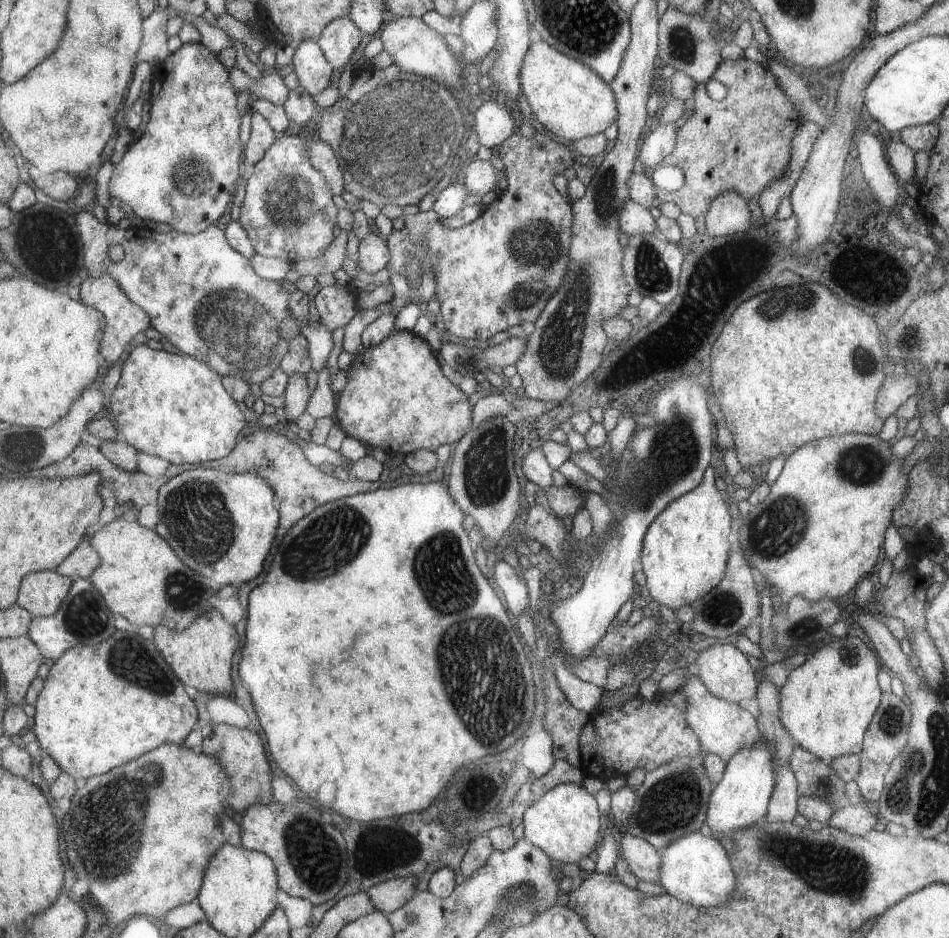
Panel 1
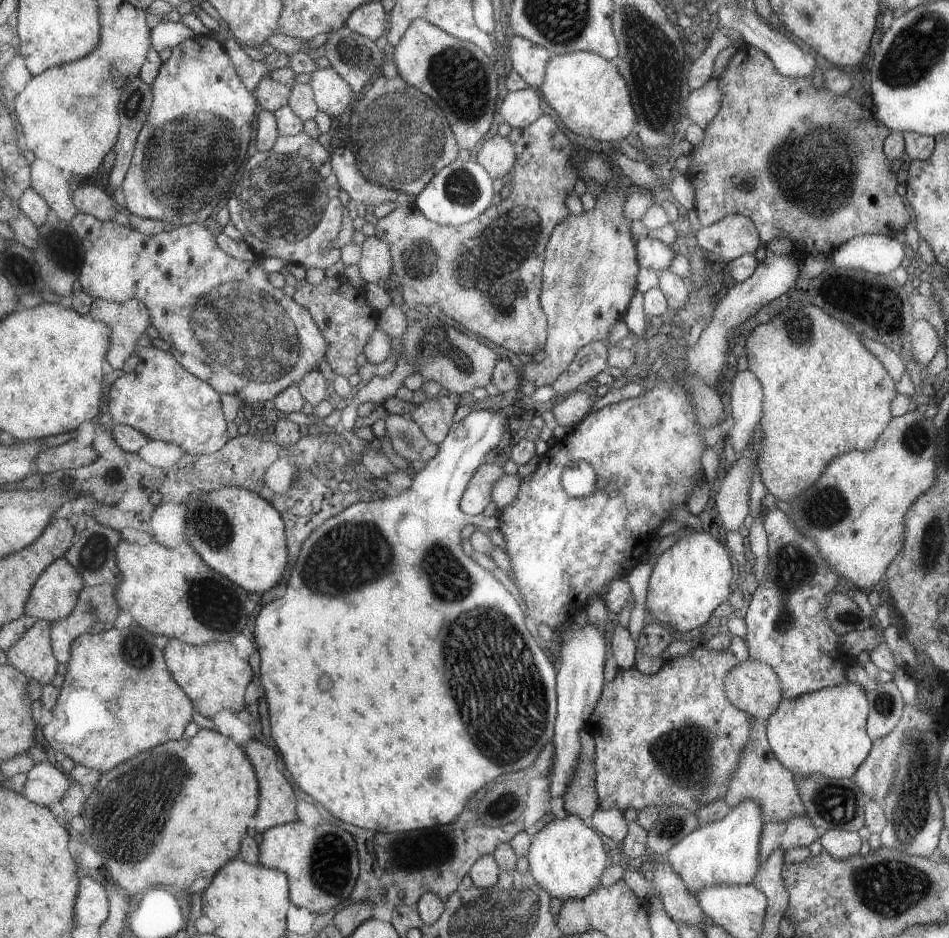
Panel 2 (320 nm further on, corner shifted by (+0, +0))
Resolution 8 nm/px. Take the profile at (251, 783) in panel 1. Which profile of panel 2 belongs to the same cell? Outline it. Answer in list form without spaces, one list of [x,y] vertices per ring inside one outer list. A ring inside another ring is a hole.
[[[251,739],[248,743],[242,745],[241,748],[251,764],[253,764],[256,776],[259,778],[259,794],[261,796],[259,796],[258,810],[254,817],[255,830],[262,834],[277,825],[293,823],[293,820],[297,818],[295,816],[295,792],[289,786],[289,782],[285,780],[285,776],[281,774],[281,770],[277,770],[277,756],[275,756],[275,752],[271,750],[271,747],[263,746],[262,740]]]

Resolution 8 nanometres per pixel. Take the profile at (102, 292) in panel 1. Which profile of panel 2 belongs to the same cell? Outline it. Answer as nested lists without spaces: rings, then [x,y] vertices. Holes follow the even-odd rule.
[[[94,299],[89,314],[112,328],[112,346],[107,360],[113,368],[123,368],[129,354],[135,350],[137,338],[150,324],[147,306],[137,299],[125,302]]]

